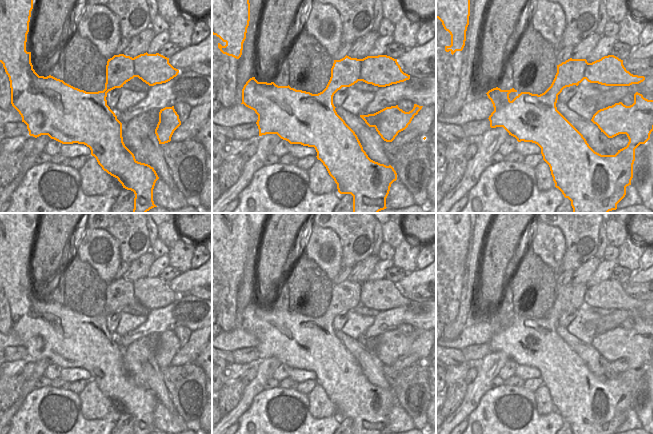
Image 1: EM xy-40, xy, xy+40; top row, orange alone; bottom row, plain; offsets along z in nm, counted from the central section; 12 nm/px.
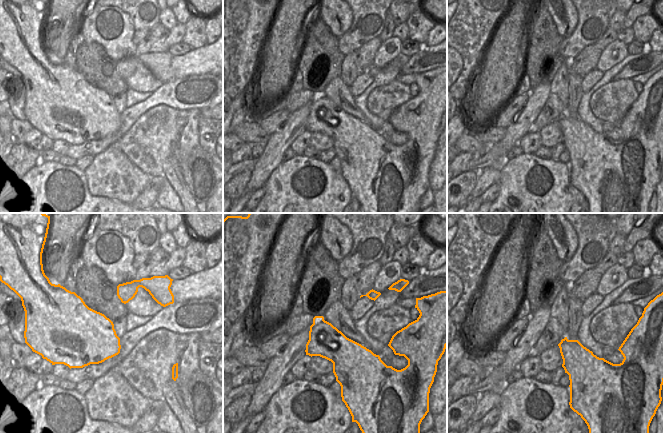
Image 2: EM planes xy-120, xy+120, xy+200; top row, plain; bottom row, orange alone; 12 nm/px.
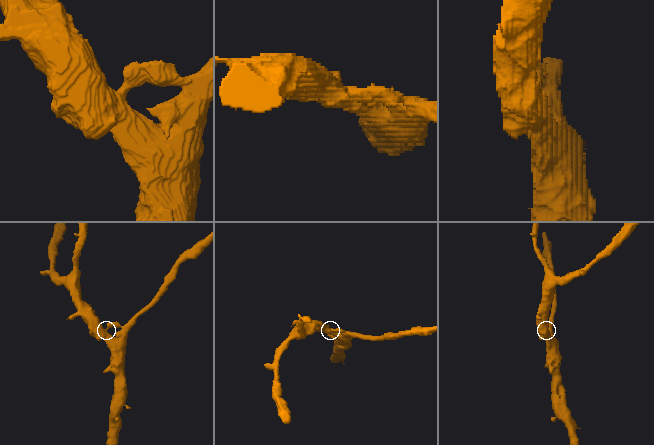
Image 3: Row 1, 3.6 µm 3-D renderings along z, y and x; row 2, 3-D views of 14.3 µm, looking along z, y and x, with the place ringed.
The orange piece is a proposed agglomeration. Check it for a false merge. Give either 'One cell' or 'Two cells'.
One cell.

